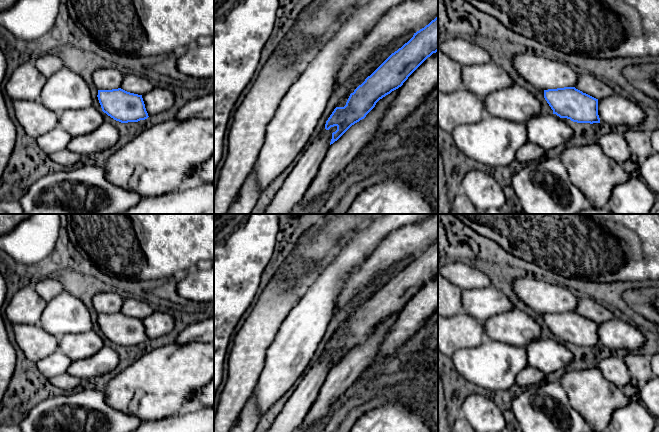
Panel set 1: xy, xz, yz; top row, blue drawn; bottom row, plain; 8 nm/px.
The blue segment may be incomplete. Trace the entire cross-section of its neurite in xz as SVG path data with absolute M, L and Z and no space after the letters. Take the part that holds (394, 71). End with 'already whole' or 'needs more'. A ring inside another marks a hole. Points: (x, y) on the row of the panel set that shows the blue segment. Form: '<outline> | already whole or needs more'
M438 16L424 28L414 33L413 37L401 48L392 53L365 81L350 94L344 107L336 107L325 124L325 129L329 130L336 126L337 130L332 133L330 145L337 141L352 125L364 119L366 115L375 107L376 103L398 89L408 79L408 77L433 53L438 51Z | already whole

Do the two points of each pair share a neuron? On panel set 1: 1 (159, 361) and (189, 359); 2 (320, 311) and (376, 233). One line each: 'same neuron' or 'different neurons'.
1: same neuron
2: same neuron

